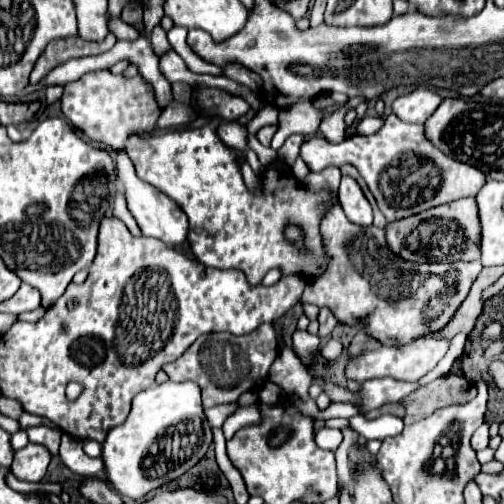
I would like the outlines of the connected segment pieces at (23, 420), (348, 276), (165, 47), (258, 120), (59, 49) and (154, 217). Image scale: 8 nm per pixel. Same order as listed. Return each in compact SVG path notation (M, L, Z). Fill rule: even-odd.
M24 412L18 421L19 421L21 430L26 430L26 428L28 428L30 426L38 426L40 424L44 424L44 425L56 428L56 429L60 430L60 432L63 433L63 430L61 428L56 426L54 423L52 423L48 419L29 414L28 412Z
M338 200L332 202L320 220L320 236L330 262L316 280L306 282L302 302L328 306L344 324L362 320L368 336L382 344L400 346L440 330L450 320L450 314L458 310L482 268L476 260L454 264L402 262L402 258L386 250L384 230L352 224L344 216Z
M156 26L154 30L152 30L152 46L154 46L154 52L158 54L158 56L162 56L162 54L166 54L166 52L170 52L172 50L172 46L168 44L168 40L166 40L166 32L160 28L160 26Z
M267 105L254 116L254 118L247 124L247 130L256 134L257 131L268 124L278 125L278 113L279 110L272 106Z
M110 32L102 42L84 41L79 37L71 36L66 39L55 39L44 48L44 54L36 60L36 66L30 74L30 84L38 84L52 68L66 62L68 58L78 56L92 56L110 50L116 44L116 36Z
M123 151L118 154L116 166L118 166L118 180L122 182L124 194L126 194L126 200L128 200L128 210L130 210L132 216L136 218L142 234L144 234L144 236L158 238L158 240L166 242L168 246L178 246L178 244L186 242L188 218L186 218L186 214L182 212L182 208L180 208L170 196L166 196L164 192L160 192L160 190L154 188L152 184L142 182L142 180L134 174L134 166L132 166L132 162L128 160L128 156L126 156L126 153Z

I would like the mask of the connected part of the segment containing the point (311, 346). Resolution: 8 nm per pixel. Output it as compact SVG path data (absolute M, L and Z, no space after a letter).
M296 330L292 334L294 340L294 352L302 360L302 364L310 366L314 362L314 354L318 354L322 340L316 334L310 334L308 330Z

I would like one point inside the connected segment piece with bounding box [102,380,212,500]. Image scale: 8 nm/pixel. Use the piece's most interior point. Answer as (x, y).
(154, 410)

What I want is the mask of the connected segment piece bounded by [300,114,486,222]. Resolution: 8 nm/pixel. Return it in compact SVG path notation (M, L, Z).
M388 114L382 130L372 136L356 134L348 136L340 144L328 144L324 136L312 136L302 144L300 158L306 162L310 172L320 172L328 166L340 168L344 164L352 164L368 184L370 192L378 202L378 208L388 222L418 214L432 206L440 206L464 196L474 196L482 188L482 182L486 182L486 176L478 168L452 160L436 146L426 142L422 134L422 124L402 122L396 114Z

